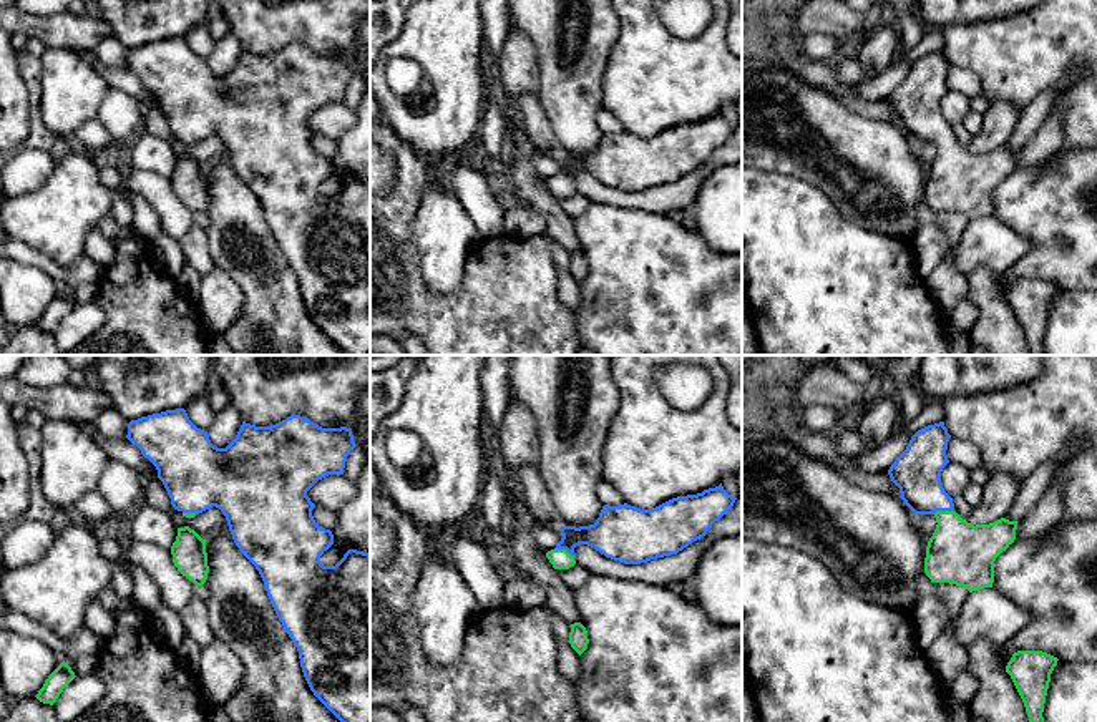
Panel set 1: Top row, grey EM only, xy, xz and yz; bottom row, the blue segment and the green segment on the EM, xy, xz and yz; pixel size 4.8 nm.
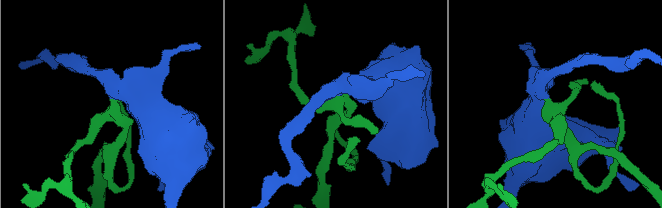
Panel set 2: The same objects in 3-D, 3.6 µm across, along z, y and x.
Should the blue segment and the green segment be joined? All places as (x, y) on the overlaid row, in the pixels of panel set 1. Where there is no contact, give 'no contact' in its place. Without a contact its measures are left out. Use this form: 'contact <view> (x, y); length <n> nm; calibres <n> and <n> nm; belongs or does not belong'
contact yz (943, 510); length 110 nm; calibres 240 and 300 nm; belongs

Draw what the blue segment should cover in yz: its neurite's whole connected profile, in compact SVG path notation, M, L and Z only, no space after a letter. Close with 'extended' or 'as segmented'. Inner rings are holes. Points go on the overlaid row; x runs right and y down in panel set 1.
M944 422L918 430L888 475L914 515L936 518L926 546L926 576L931 583L949 583L973 593L992 588L994 561L1014 543L1017 521L1001 518L974 526L954 511L941 483L941 471L949 463L949 438Z; extended

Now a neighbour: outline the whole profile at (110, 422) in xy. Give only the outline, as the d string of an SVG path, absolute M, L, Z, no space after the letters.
M115 407L101 410L95 418L95 428L110 440L124 440L128 435L128 423Z

